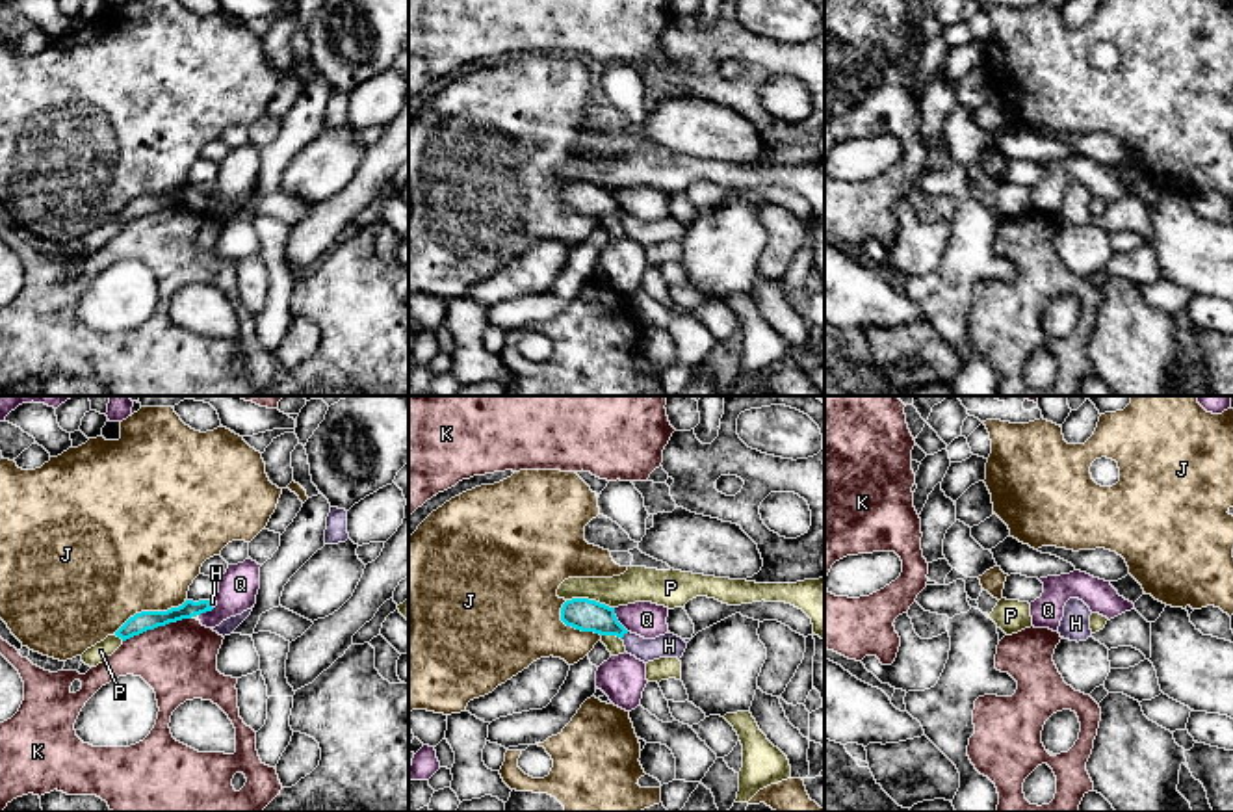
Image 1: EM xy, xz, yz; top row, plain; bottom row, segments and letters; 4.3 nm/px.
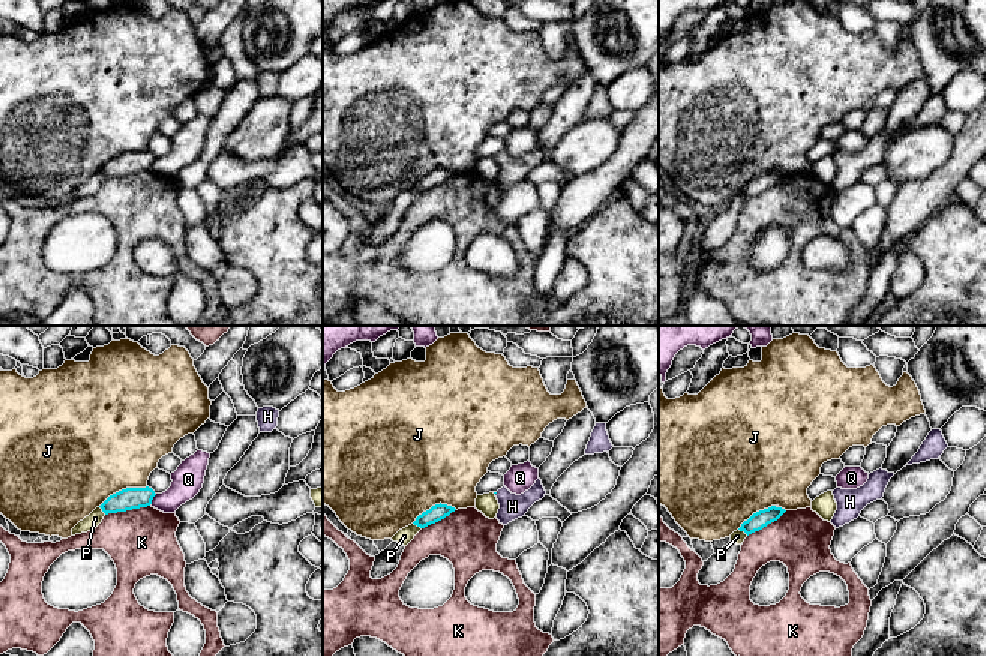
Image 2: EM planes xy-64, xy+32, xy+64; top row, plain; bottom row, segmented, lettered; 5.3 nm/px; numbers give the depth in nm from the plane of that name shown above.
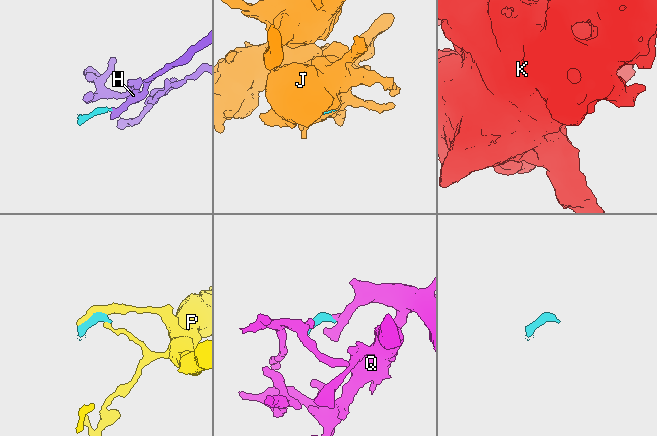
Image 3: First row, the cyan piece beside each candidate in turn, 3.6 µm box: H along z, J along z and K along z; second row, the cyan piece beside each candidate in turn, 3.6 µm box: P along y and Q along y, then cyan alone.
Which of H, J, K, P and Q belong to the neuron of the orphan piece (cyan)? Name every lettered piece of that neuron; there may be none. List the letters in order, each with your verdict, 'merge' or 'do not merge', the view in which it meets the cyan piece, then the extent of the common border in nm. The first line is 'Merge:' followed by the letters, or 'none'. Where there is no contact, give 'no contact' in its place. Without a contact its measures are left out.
Merge: H
H: merge | xz | 50 nm
J: do not merge | xy | 340 nm
K: do not merge | xy | 320 nm
P: do not merge | xz | 220 nm
Q: do not merge | xz | 120 nm

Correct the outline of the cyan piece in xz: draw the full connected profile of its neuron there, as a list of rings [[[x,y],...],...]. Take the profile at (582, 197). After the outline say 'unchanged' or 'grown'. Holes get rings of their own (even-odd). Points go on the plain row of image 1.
[[[589,182],[566,184],[561,191],[561,204],[581,216],[594,216],[600,219],[616,219],[624,225],[626,236],[648,247],[659,242],[681,242],[687,227],[674,219],[665,217],[655,223],[644,223],[628,216],[616,203],[615,191]]]; grown

